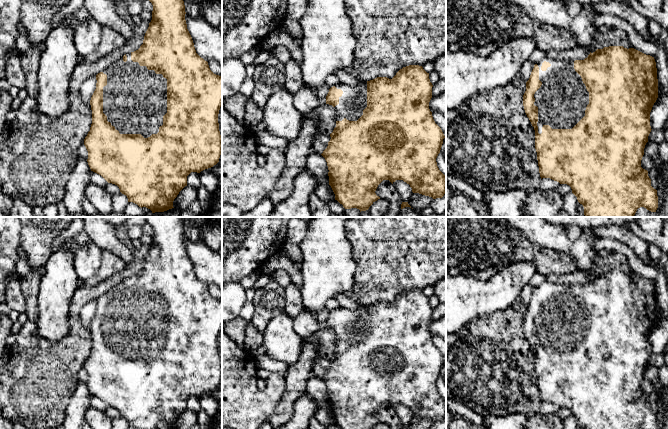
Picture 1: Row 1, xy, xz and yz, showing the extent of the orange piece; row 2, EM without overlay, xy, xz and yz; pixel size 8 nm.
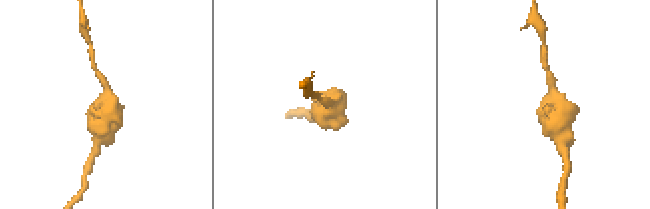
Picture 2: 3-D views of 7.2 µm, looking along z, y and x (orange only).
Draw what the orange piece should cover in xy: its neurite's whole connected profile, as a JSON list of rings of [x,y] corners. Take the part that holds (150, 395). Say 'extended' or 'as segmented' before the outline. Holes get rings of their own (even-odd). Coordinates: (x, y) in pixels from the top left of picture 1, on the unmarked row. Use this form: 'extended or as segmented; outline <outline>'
extended; outline [[[145,217],[145,219],[146,223],[152,227],[153,235],[143,268],[138,274],[125,278],[96,299],[96,313],[90,324],[92,348],[84,363],[84,369],[88,375],[87,386],[91,395],[101,399],[108,407],[117,409],[120,416],[127,420],[128,426],[137,429],[173,429],[179,416],[187,410],[187,400],[191,396],[200,397],[219,386],[222,361],[219,355],[218,338],[222,330],[222,300],[214,298],[208,286],[196,277],[192,261],[187,253],[185,229],[181,217]]]

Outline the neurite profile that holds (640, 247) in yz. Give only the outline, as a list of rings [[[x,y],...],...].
[[[618,225],[596,226],[592,229],[601,238],[611,238],[624,243],[634,252],[638,259],[650,265],[648,253],[649,243],[636,236],[629,229]]]

